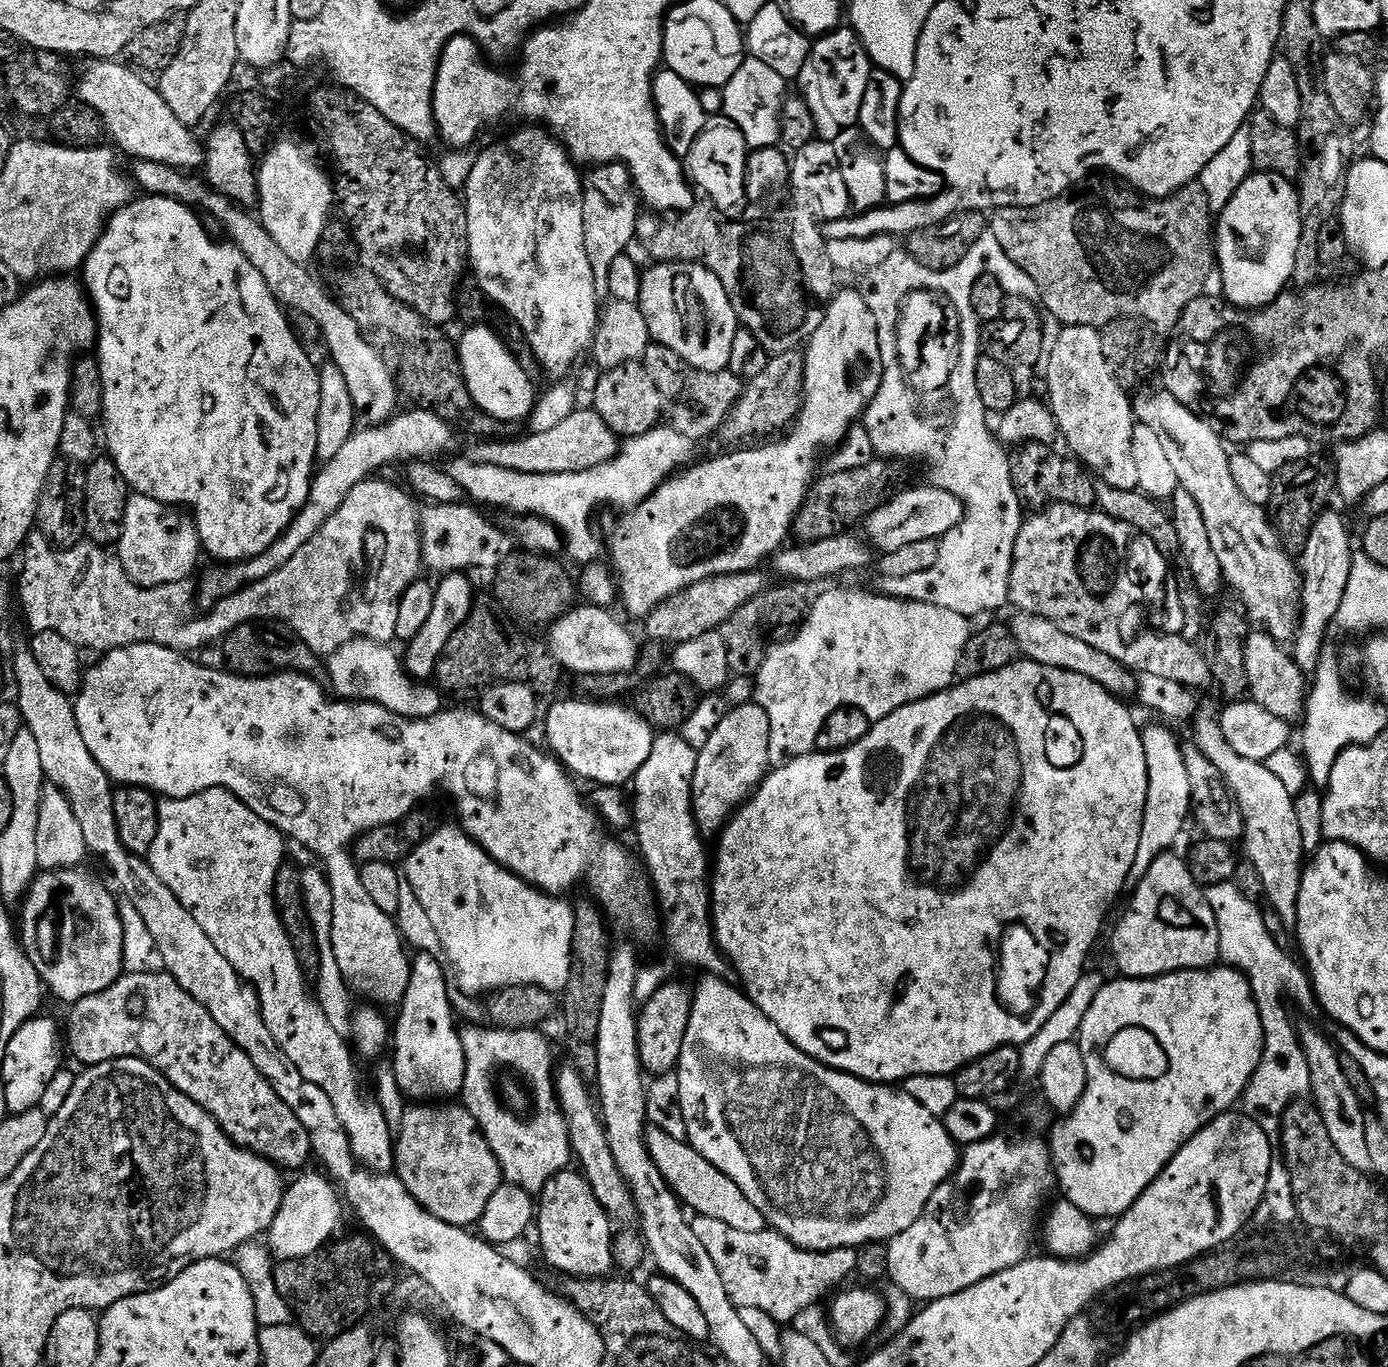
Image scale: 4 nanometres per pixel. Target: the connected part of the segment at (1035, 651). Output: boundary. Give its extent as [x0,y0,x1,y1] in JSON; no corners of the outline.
[1010,614,1134,698]

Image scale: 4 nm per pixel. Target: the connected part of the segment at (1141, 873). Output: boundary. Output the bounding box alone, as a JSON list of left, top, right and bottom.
[1131,724,1194,882]

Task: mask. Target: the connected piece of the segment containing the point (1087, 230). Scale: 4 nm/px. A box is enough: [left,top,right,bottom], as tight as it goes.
[990,178,1217,330]

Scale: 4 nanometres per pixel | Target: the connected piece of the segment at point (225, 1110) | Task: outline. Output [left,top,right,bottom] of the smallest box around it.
[66,972,314,1170]

